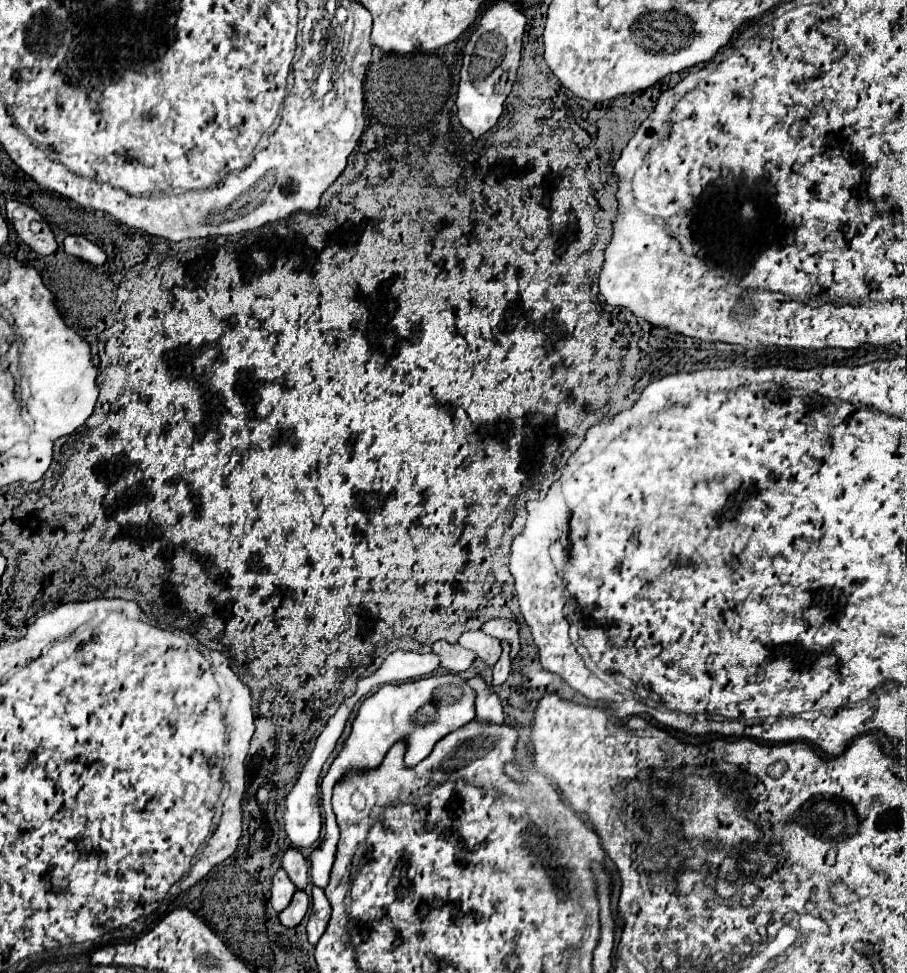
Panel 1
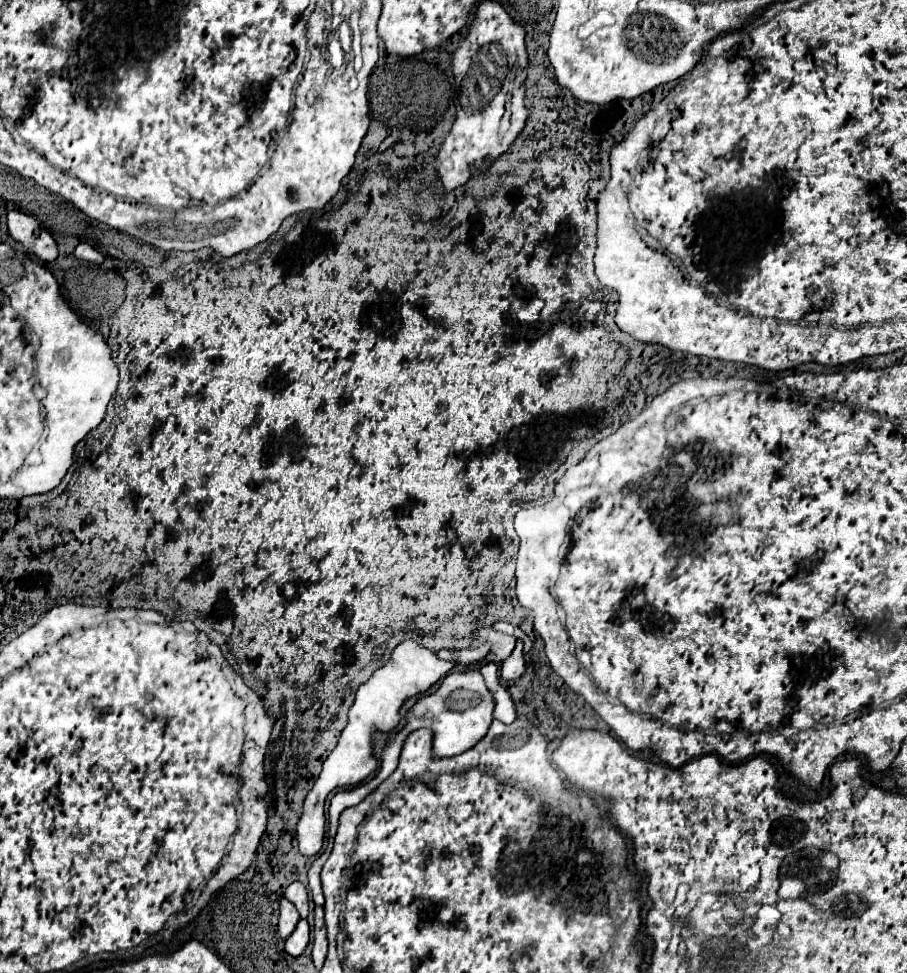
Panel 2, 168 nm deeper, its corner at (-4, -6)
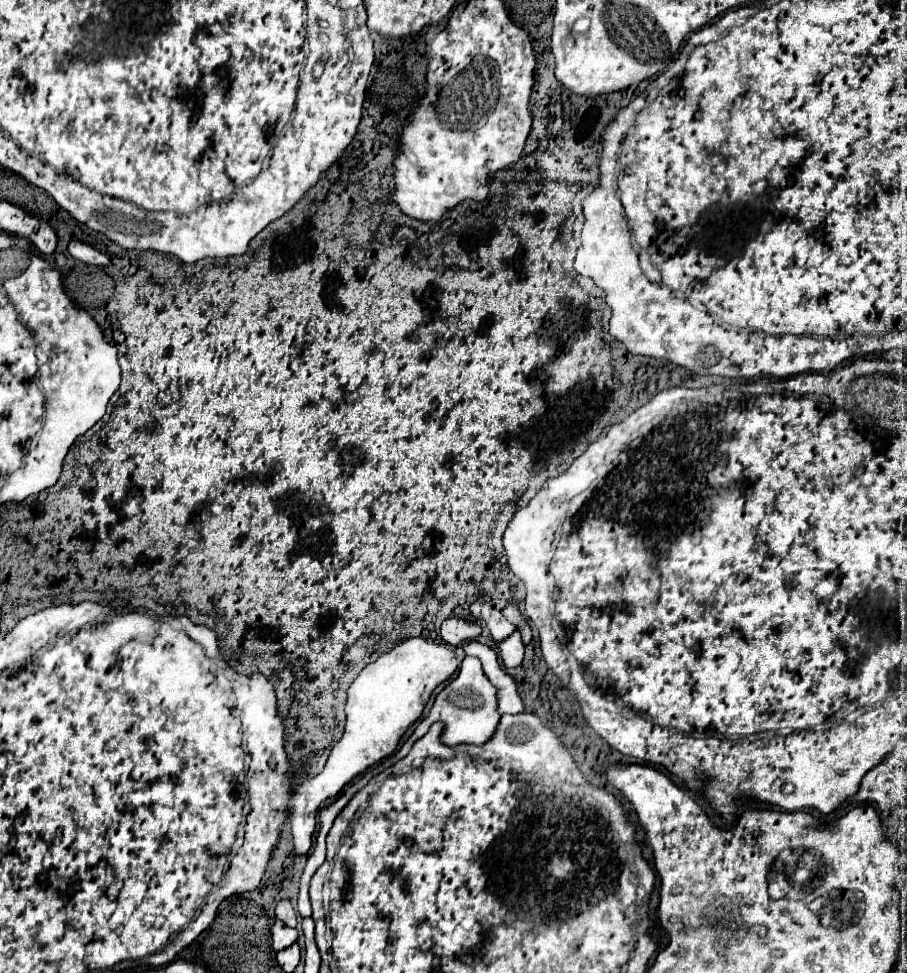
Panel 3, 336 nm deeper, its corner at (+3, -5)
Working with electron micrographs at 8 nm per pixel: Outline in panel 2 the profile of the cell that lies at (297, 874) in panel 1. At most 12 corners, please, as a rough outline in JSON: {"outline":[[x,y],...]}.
{"outline":[[300,880],[286,888],[286,898],[308,916],[308,892]]}

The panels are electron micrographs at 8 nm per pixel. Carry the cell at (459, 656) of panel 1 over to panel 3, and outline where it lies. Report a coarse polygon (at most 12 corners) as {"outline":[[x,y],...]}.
{"outline":[[447,617],[441,639],[459,647],[477,639],[481,627],[463,617]]}

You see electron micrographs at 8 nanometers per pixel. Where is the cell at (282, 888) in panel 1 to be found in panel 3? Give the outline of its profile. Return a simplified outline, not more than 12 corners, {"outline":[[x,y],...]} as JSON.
{"outline":[[281,921],[271,927],[271,947],[287,949],[297,941],[297,929]]}

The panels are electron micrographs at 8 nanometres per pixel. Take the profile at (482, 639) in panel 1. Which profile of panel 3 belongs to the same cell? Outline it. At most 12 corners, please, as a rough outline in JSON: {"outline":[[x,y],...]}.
{"outline":[[473,603],[475,619],[487,623],[493,641],[505,639],[515,627],[501,611],[485,603]]}

